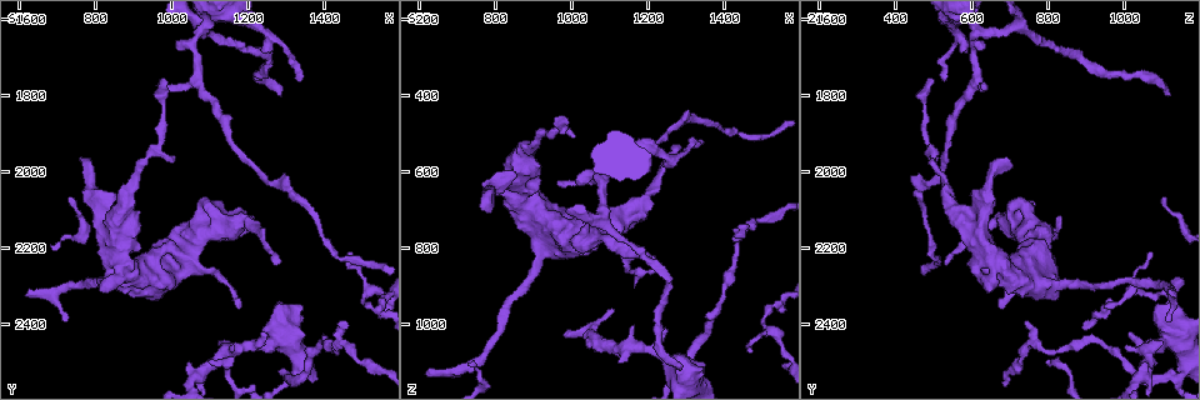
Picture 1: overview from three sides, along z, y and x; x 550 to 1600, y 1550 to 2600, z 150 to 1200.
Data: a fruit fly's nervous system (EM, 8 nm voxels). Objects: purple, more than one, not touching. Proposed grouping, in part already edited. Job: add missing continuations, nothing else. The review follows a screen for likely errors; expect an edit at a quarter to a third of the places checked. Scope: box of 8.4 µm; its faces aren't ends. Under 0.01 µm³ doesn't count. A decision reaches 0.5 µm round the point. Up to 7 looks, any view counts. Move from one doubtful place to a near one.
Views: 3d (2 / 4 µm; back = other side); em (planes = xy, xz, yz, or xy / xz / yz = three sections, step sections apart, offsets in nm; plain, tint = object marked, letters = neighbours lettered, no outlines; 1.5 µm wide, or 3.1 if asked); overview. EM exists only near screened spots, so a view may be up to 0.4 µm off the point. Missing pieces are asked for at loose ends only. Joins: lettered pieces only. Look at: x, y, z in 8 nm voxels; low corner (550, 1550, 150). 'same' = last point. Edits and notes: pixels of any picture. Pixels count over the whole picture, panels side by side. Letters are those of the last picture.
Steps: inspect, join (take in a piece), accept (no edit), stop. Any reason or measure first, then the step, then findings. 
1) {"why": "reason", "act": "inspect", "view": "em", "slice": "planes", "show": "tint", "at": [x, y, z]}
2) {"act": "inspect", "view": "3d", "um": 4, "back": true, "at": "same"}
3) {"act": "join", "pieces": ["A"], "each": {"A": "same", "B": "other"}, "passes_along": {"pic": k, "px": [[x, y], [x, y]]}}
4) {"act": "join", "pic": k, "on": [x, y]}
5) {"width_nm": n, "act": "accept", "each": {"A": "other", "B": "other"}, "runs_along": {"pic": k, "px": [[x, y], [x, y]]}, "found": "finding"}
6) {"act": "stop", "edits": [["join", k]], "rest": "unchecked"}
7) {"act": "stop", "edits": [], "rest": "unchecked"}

{"act": "inspect", "view": "em", "slice": "planes", "show": "letters", "at": [1290, 1800, 1115]}

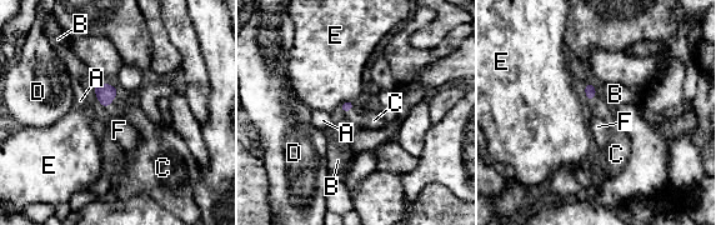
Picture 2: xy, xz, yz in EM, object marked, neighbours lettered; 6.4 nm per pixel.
{"act": "join", "pieces": ["C"], "each": {"A": "other", "B": "other", "C": "same", "D": "other", "E": "other", "F": "other"}, "passes_along": {"pic": 2, "px": [[105, 93], [111, 101], [135, 115]]}, "found": "the neuron continues"}

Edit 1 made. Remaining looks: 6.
{"act": "inspect", "view": "overview"}

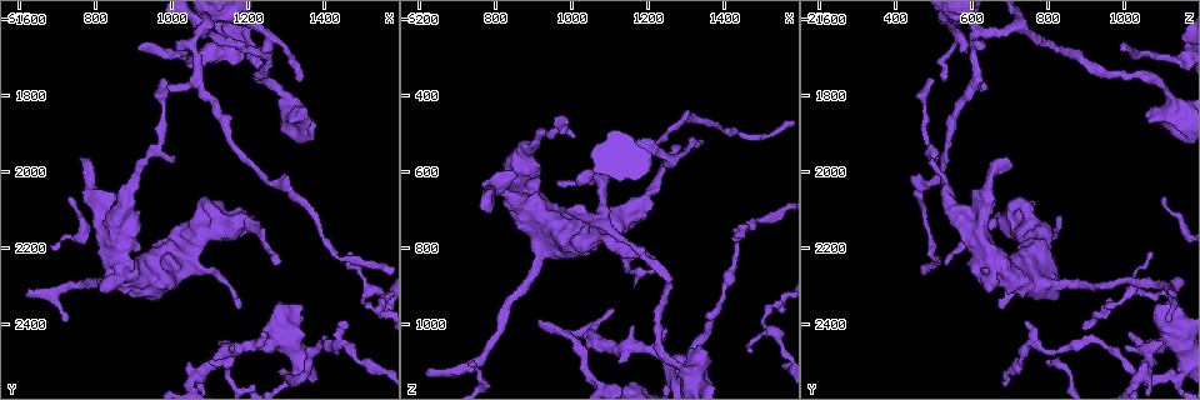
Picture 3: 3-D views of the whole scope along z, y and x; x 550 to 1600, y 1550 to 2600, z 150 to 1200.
{"why": "free end", "act": "inspect", "view": "3d", "um": 4, "back": true, "at": [730, 2390, 1110]}

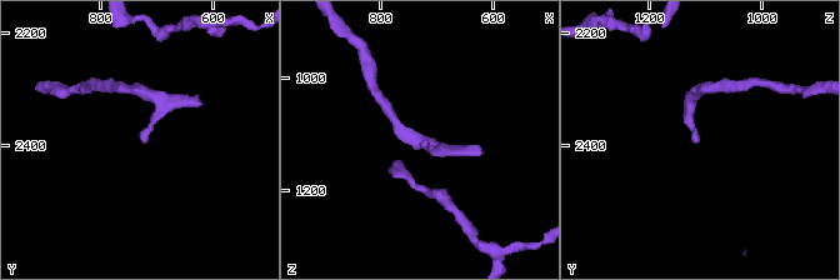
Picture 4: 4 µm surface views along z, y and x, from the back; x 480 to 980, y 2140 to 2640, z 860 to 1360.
{"why": "shape alone is not enough", "act": "inspect", "view": "em", "slice": "yz", "step": 4, "show": "letters", "at": [725, 2390, 1115]}

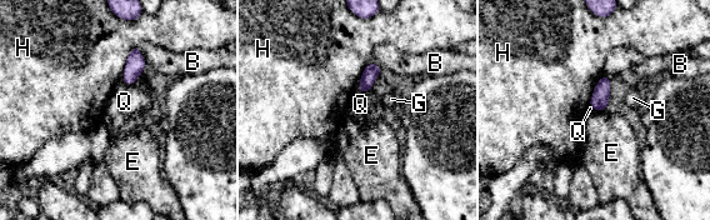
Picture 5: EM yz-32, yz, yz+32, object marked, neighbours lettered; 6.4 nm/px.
{"act": "inspect", "view": "em", "slice": "planes", "show": "letters", "at": "same"}

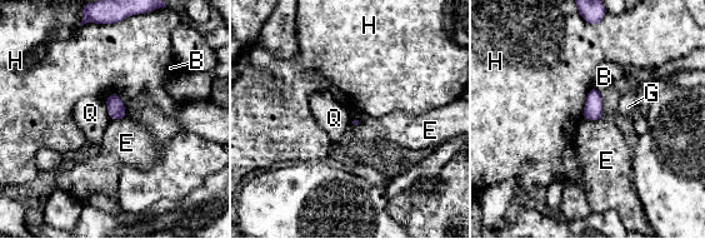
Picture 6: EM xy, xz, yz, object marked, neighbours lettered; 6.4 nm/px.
{"longest_contact_nm": ["H", 180], "act": "accept", "each": {"B": "other", "E": "other", "G": "other", "H": "other", "Q": "other"}, "border": {"pic": 6, "px": [[108, 95], [120, 98], [126, 115]]}, "found": "no lettered piece goes on from it"}

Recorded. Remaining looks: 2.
{"why": "an open end", "act": "inspect", "view": "em", "slice": "yz", "step": 8, "show": "letters", "at": [1075, 2080, 740]}

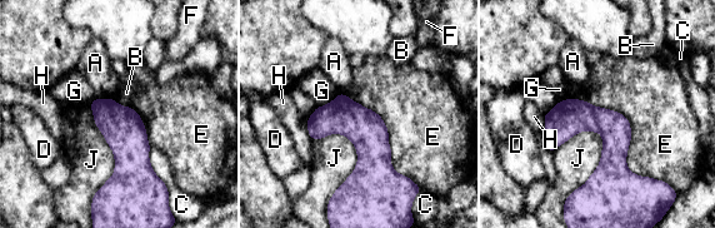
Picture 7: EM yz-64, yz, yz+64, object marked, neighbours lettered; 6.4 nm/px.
{"why": "another direction", "act": "inspect", "view": "em", "slice": "planes", "show": "letters", "at": "same"}

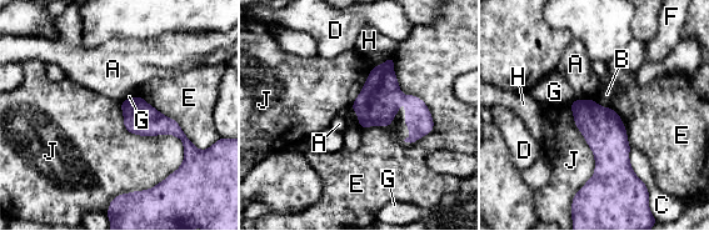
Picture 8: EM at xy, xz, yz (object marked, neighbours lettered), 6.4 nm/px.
{"act": "accept", "each": {"A": "other", "B": "other", "C": "other", "D": "other", "E": "other", "F": "other", "G": "other", "H": "other", "J": "other"}, "border": {"pic": 8, "px": [[350, 106], [357, 115], [360, 127]]}, "found": "none of them fits"}

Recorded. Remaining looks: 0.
{"act": "stop", "edits": [["join", 2]], "rest": "unchecked"}

